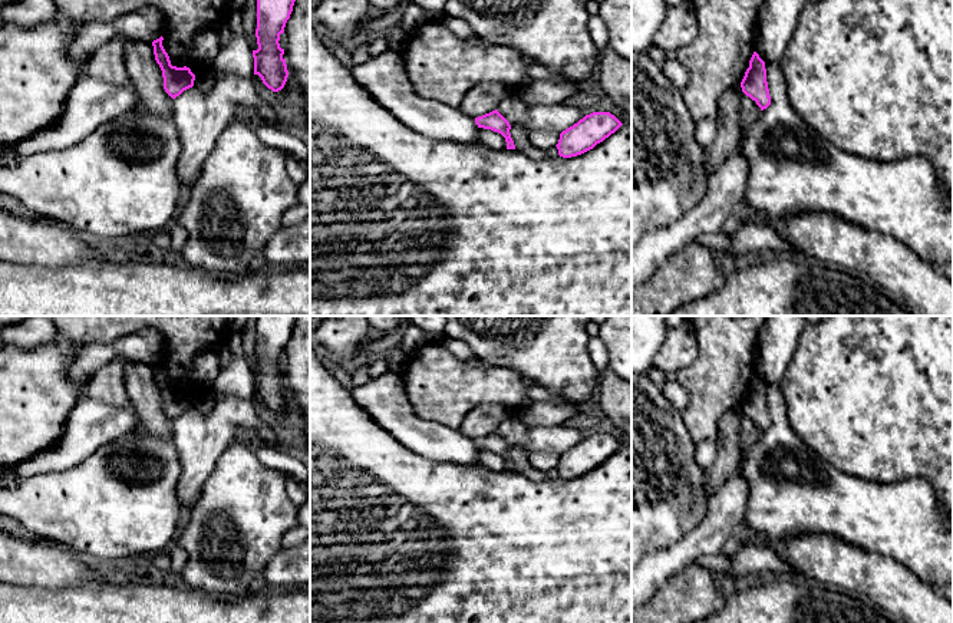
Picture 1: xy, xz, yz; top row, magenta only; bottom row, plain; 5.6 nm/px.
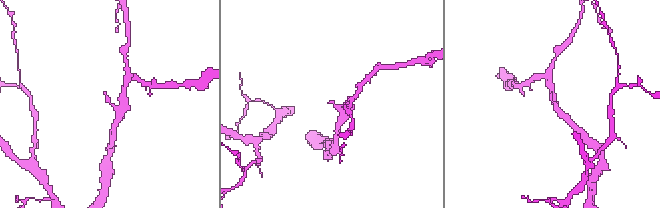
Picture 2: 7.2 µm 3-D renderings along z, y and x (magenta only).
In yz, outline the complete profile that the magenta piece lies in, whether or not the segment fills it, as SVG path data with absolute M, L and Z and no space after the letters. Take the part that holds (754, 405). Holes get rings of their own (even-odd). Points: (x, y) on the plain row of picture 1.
M754 373L749 382L749 389L741 403L741 409L746 418L756 423L761 432L771 426L765 383L756 373Z

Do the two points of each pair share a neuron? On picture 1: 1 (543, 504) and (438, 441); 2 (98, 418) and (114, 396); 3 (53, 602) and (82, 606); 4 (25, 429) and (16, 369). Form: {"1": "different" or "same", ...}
{"1": "different", "2": "different", "3": "same", "4": "same"}

